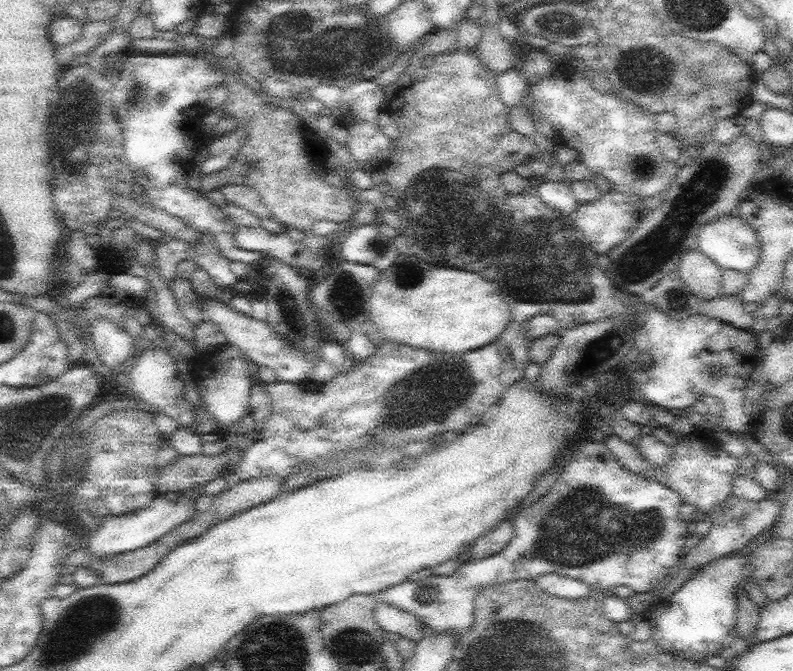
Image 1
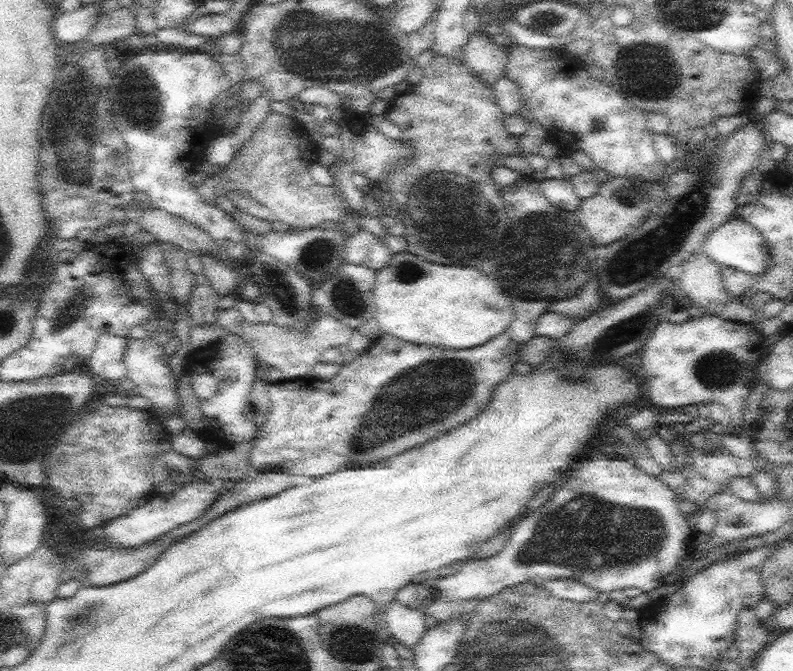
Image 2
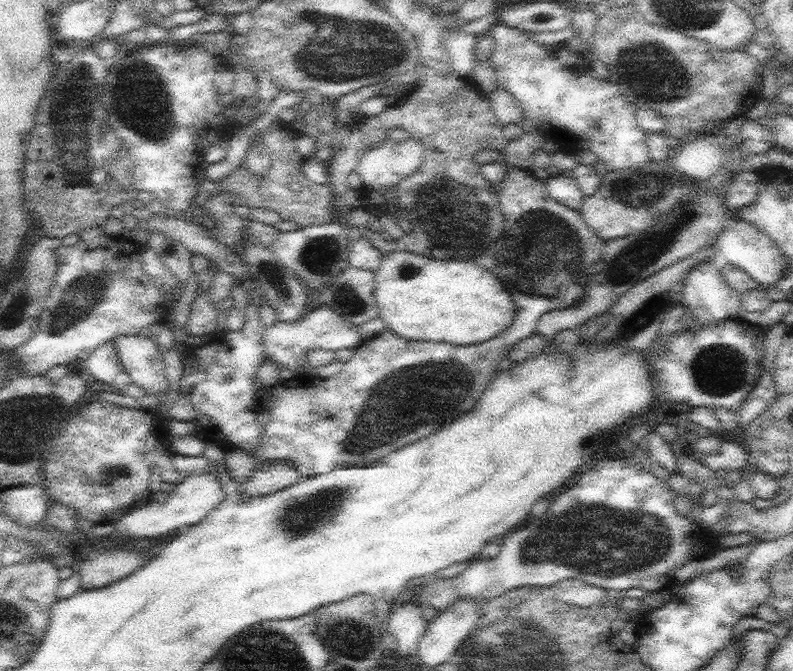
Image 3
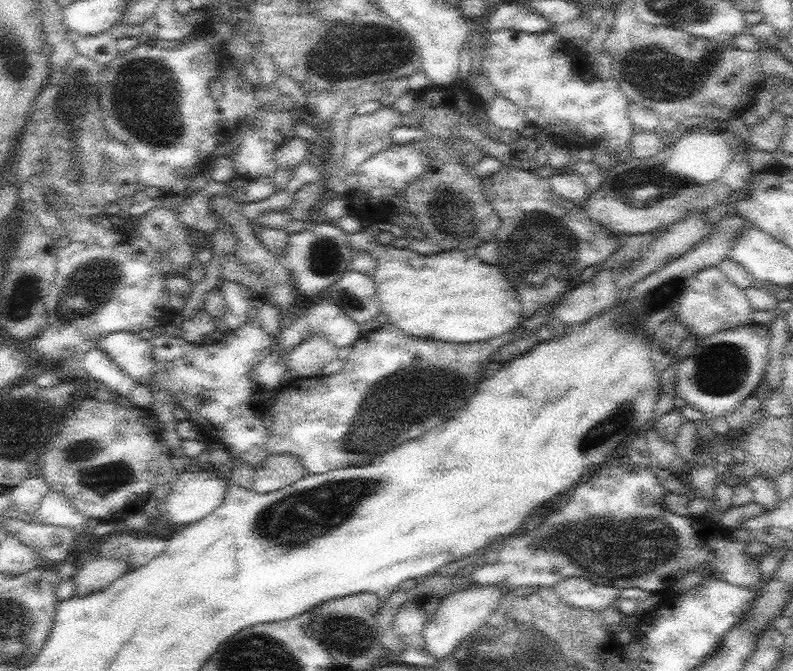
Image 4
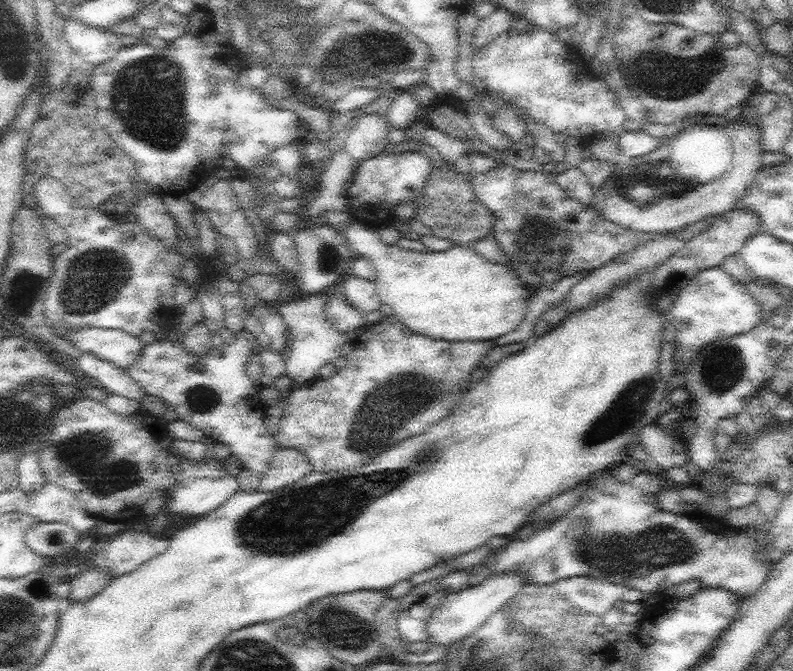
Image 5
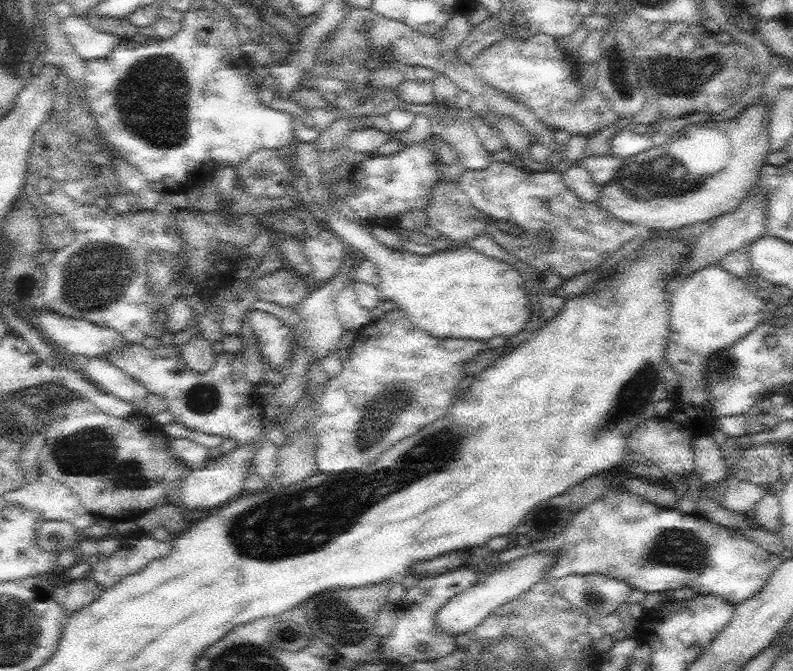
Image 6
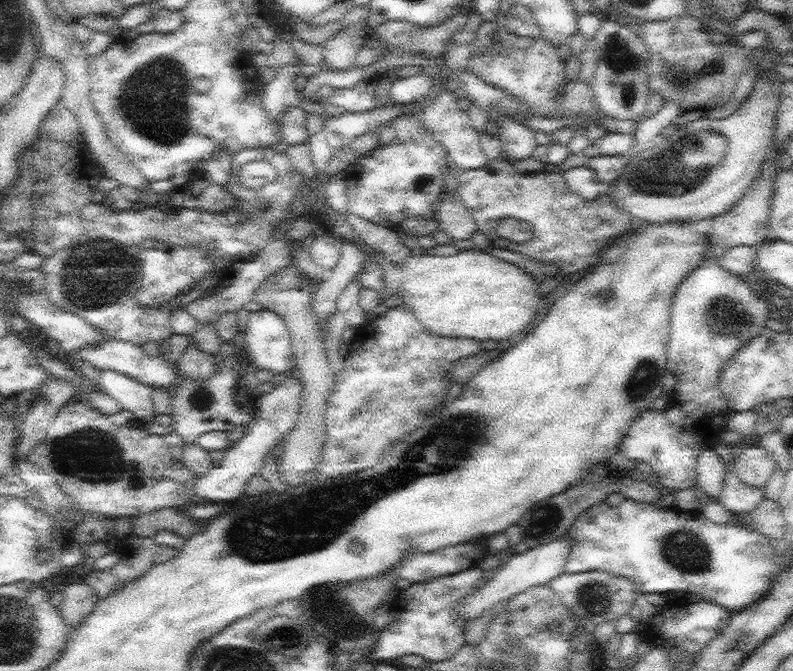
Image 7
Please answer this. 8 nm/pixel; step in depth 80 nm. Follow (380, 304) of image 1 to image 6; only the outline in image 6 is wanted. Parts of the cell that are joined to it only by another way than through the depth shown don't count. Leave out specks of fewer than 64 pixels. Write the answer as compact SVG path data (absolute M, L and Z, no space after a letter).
M328 196L317 207L327 216L325 227L335 232L350 250L376 264L380 279L377 287L383 301L395 302L416 328L440 339L488 341L494 336L510 338L522 332L532 317L531 297L514 265L486 256L475 248L457 246L452 251L436 250L426 256L388 248L376 240L367 226L348 219Z

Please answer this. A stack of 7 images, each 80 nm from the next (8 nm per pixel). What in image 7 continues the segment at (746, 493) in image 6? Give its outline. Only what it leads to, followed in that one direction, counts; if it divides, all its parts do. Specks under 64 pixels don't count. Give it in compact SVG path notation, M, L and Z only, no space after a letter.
M728 464L724 486L718 501L732 513L753 513L758 505L765 499L765 487L756 488L740 480L736 471Z

